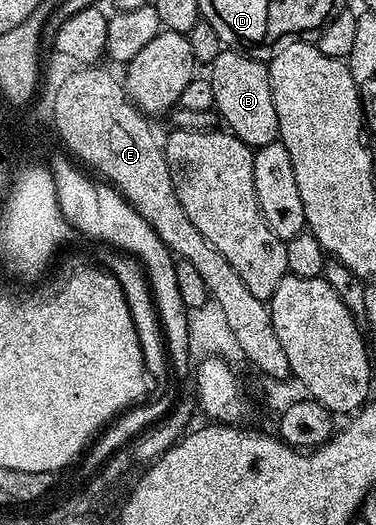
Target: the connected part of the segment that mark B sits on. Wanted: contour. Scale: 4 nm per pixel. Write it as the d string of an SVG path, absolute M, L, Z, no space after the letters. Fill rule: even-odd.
M222 50L207 68L207 79L211 82L211 90L215 90L215 109L223 121L224 127L254 150L278 143L277 115L275 102L271 98L271 82L269 69L264 63L256 60L256 55L246 54L241 50Z

